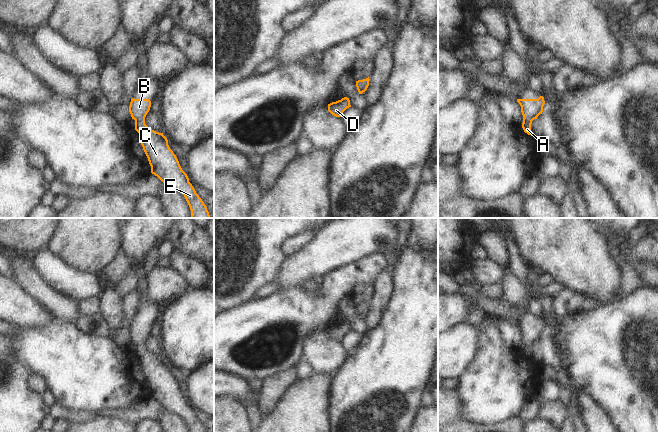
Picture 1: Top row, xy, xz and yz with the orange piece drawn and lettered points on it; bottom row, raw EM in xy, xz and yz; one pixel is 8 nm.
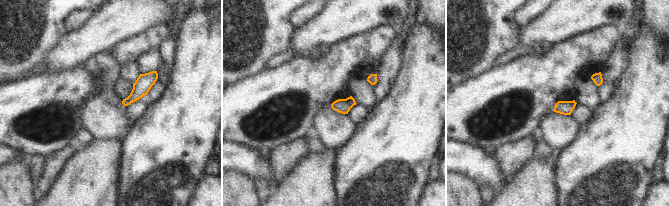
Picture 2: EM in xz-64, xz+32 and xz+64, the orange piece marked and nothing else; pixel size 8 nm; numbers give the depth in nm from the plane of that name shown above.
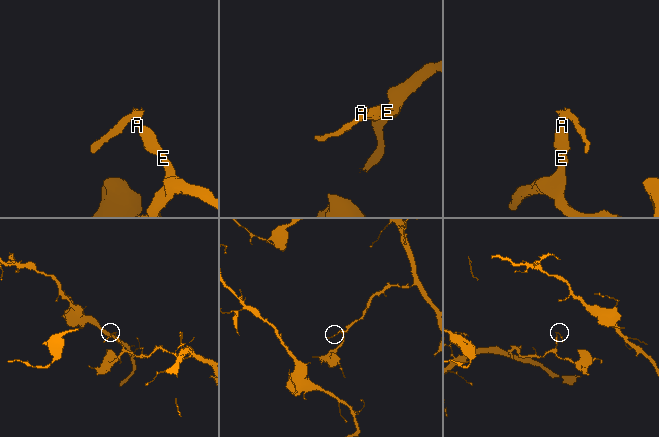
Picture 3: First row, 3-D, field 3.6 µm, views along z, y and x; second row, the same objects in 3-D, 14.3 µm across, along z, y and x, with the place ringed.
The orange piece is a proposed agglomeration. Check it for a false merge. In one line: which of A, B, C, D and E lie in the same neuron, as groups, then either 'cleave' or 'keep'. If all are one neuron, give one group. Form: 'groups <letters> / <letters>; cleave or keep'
groups A B C D E; keep

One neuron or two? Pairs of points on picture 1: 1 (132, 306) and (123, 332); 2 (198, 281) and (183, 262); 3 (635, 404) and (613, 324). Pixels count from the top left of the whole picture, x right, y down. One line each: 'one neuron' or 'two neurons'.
1: one neuron
2: one neuron
3: one neuron

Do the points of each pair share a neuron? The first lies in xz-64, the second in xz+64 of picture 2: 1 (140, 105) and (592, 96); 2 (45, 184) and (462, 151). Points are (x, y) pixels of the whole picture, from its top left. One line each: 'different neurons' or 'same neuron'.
1: different neurons
2: different neurons

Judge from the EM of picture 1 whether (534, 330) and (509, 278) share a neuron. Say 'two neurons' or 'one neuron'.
one neuron

